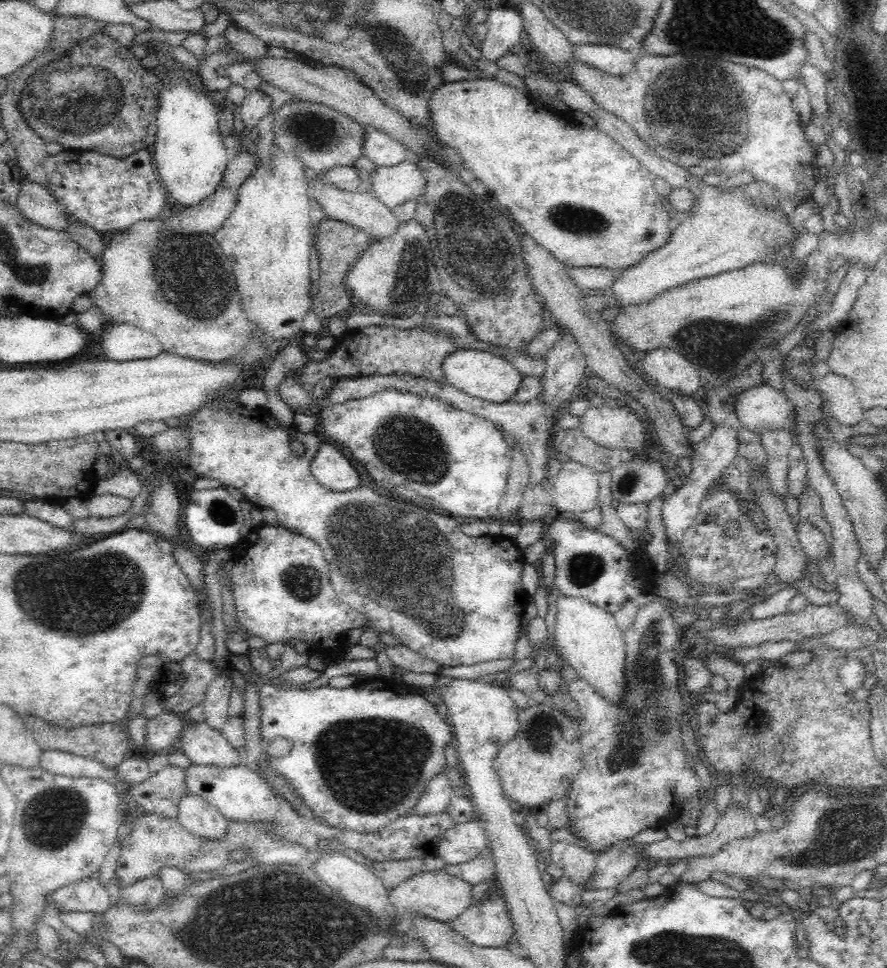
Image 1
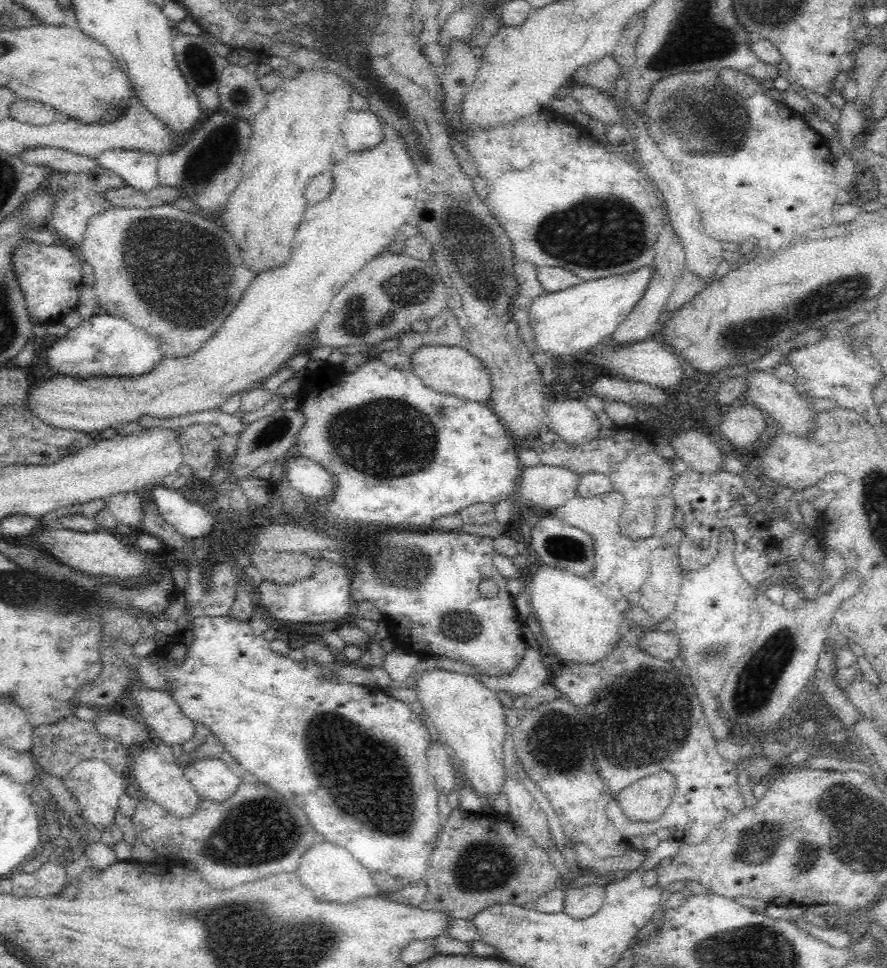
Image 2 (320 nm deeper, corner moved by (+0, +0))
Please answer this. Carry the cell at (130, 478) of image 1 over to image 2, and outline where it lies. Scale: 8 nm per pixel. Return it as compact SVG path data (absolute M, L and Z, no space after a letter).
M140 492L116 494L106 499L108 510L115 516L118 524L124 524L135 530L141 529L145 501Z

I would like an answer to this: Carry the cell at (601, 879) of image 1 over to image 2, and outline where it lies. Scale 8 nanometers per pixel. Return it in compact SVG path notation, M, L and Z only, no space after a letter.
M593 884L583 887L564 887L564 913L576 920L583 921L593 917L604 902L605 887Z

